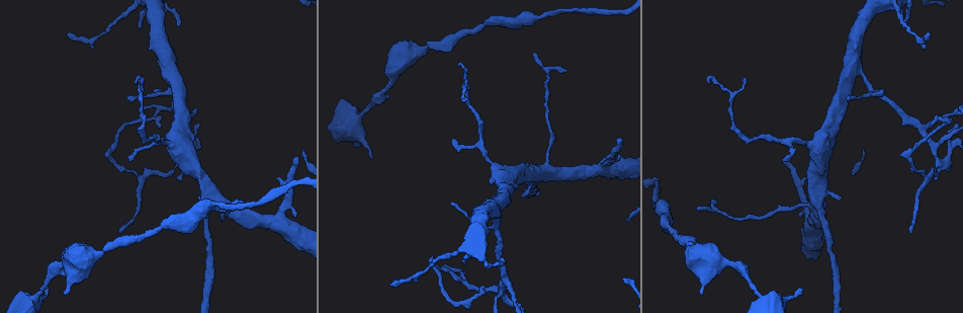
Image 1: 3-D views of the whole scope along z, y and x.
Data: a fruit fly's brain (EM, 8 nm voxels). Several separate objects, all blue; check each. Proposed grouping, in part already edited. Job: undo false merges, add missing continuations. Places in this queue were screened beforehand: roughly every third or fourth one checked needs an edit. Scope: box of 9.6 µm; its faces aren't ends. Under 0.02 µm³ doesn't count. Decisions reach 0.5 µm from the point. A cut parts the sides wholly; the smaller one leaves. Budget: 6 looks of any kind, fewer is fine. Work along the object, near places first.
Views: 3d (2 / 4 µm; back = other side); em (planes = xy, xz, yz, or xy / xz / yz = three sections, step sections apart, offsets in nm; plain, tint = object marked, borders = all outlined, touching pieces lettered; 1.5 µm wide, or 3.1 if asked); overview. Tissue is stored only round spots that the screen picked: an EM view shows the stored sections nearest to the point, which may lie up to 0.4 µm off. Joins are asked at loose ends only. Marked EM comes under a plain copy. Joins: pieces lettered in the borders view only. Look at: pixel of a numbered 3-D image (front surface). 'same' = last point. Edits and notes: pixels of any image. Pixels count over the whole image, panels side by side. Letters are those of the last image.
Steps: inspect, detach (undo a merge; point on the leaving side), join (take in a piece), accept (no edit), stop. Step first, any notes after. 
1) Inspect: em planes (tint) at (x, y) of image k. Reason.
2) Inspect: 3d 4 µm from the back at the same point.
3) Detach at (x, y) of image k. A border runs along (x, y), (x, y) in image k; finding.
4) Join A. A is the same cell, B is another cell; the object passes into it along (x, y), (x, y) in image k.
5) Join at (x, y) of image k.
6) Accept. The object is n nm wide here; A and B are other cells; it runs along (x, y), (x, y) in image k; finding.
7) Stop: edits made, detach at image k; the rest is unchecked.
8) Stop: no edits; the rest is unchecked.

Inspect: em planes (borders) at (800, 289) of image 1. Tapers out.

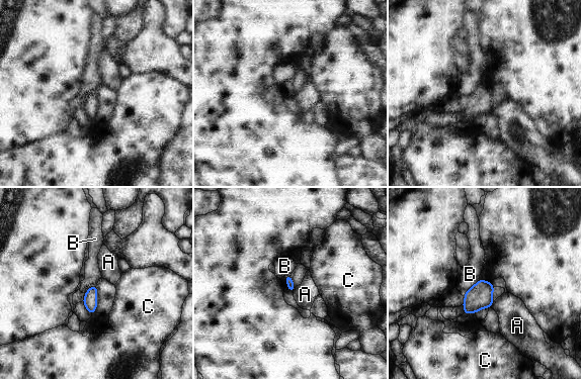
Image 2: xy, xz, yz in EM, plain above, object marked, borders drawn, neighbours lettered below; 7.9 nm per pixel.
Accept. A, B and C are other cells; a border runs along (493, 302), (490, 306) in image 2; none of them fits.

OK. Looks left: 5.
Inspect: 3d 2 µm at (800, 216) of image 1. Free end.

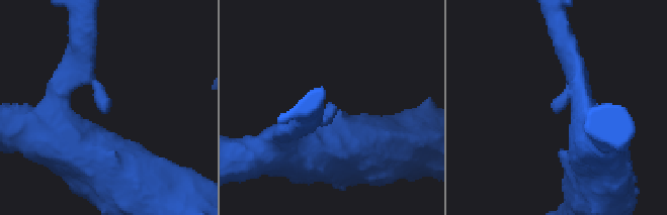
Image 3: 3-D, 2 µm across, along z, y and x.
Inspect: em planes (borders) at (559, 112) of image 3.

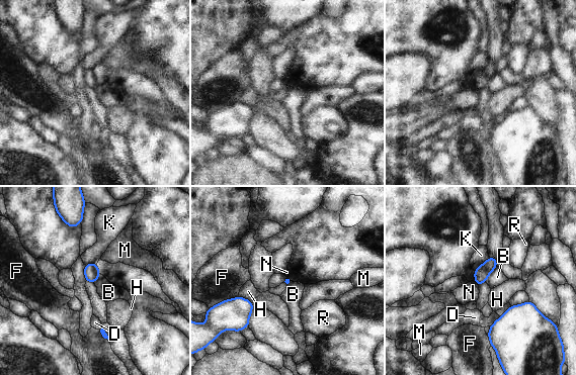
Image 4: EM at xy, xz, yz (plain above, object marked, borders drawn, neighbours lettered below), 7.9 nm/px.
Accept. B, D, F, H, K, M, N and R are other cells; a border runs along (496, 266), (485, 281) in image 4; none of them fits.

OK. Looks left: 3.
Inspect: em planes (borders) at (621, 143) of image 1. Free end.

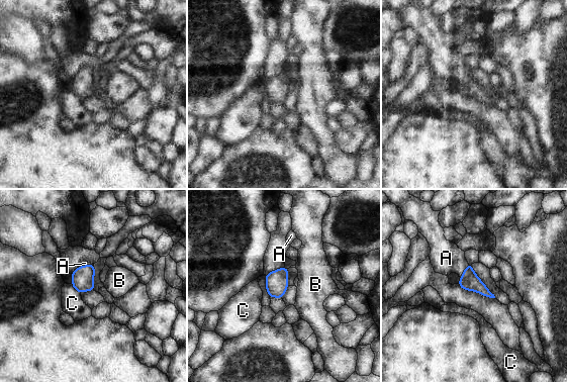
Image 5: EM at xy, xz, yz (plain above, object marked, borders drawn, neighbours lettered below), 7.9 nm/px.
Join A. The longest contact is with A, 130 nm; A is the same cell, B and C are other cells; the object passes into it along (469, 280), (465, 271), (446, 258) in image 5; it goes on there.

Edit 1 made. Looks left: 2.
Stop: edits made, join at image 5; the rest is unchecked.

